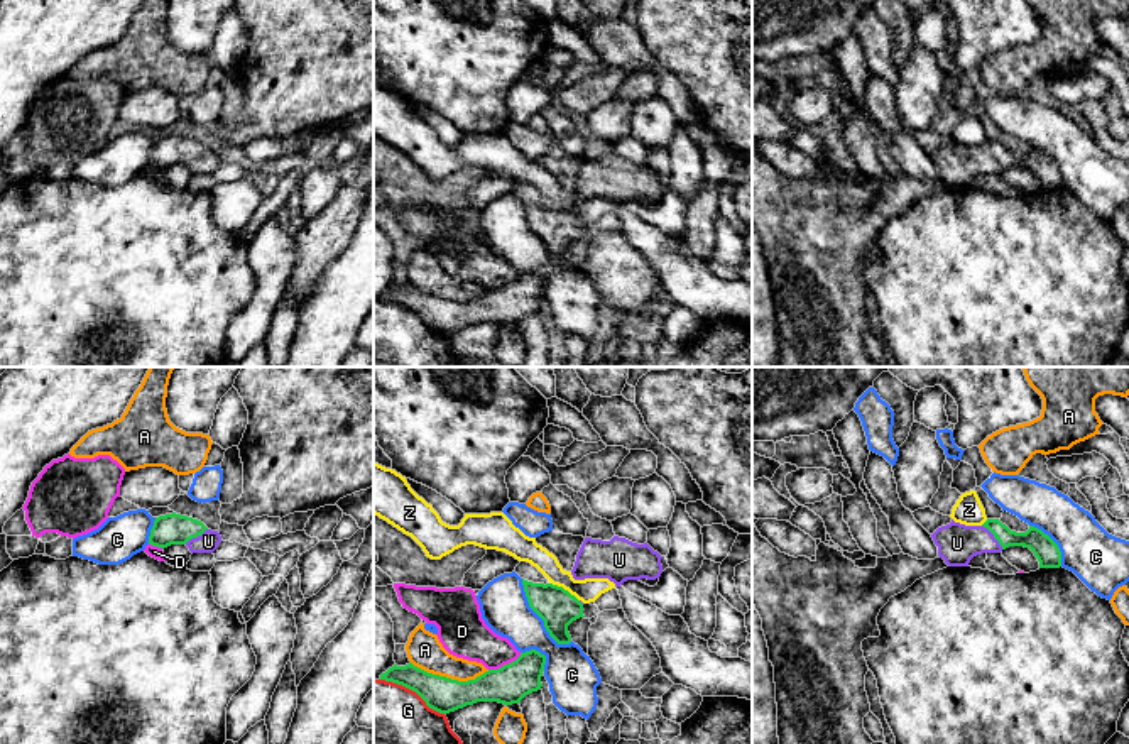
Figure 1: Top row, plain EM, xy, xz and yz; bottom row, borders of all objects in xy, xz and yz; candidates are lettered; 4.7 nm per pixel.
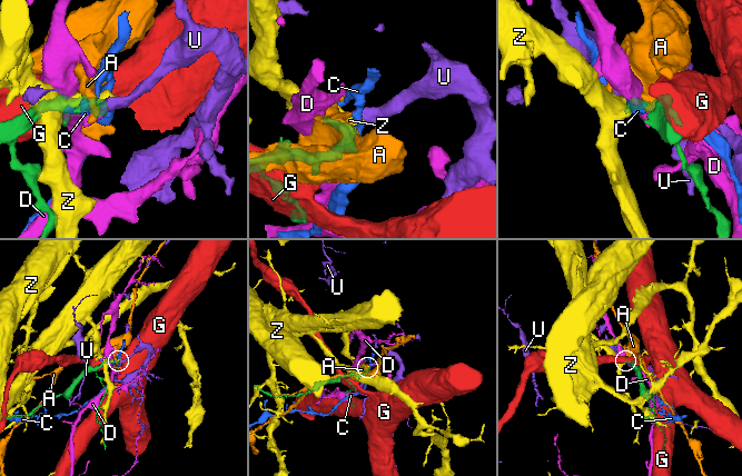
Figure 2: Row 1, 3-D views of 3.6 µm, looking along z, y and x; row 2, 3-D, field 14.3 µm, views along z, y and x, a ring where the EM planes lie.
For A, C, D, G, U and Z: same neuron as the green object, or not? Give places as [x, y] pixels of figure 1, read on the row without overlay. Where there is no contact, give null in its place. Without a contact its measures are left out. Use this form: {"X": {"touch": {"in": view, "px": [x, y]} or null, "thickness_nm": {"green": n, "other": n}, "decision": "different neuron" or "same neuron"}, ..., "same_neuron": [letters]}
{"A": {"touch": {"in": "xz", "px": [450, 300]}, "thickness_nm": {"green": 170, "other": 160}, "decision": "different neuron"}, "C": {"touch": {"in": "xz", "px": [538, 235]}, "thickness_nm": {"green": 180, "other": 220}, "decision": "different neuron"}, "D": {"touch": {"in": "xz", "px": [504, 286]}, "thickness_nm": {"green": 180, "other": 220}, "decision": "different neuron"}, "G": {"touch": {"in": "xz", "px": [411, 310]}, "thickness_nm": {"green": 170, "other": 480}, "decision": "different neuron"}, "U": {"touch": {"in": "yz", "px": [994, 158]}, "thickness_nm": {"green": 110, "other": 190}, "decision": "same neuron"}, "Z": {"touch": {"in": "xz", "px": [563, 210]}, "thickness_nm": {"green": 180, "other": 120}, "decision": "different neuron"}, "same_neuron": ["U"]}

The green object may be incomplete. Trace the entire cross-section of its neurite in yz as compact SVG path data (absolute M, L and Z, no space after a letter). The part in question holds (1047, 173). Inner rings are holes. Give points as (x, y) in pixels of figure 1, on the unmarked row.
M952 140L931 156L938 167L938 178L948 188L968 188L970 181L982 174L1001 174L1009 167L1029 169L1039 183L1039 189L1060 189L1061 172L1041 150L1029 147L1026 154L1011 152L999 140L987 140L982 147L965 147Z

